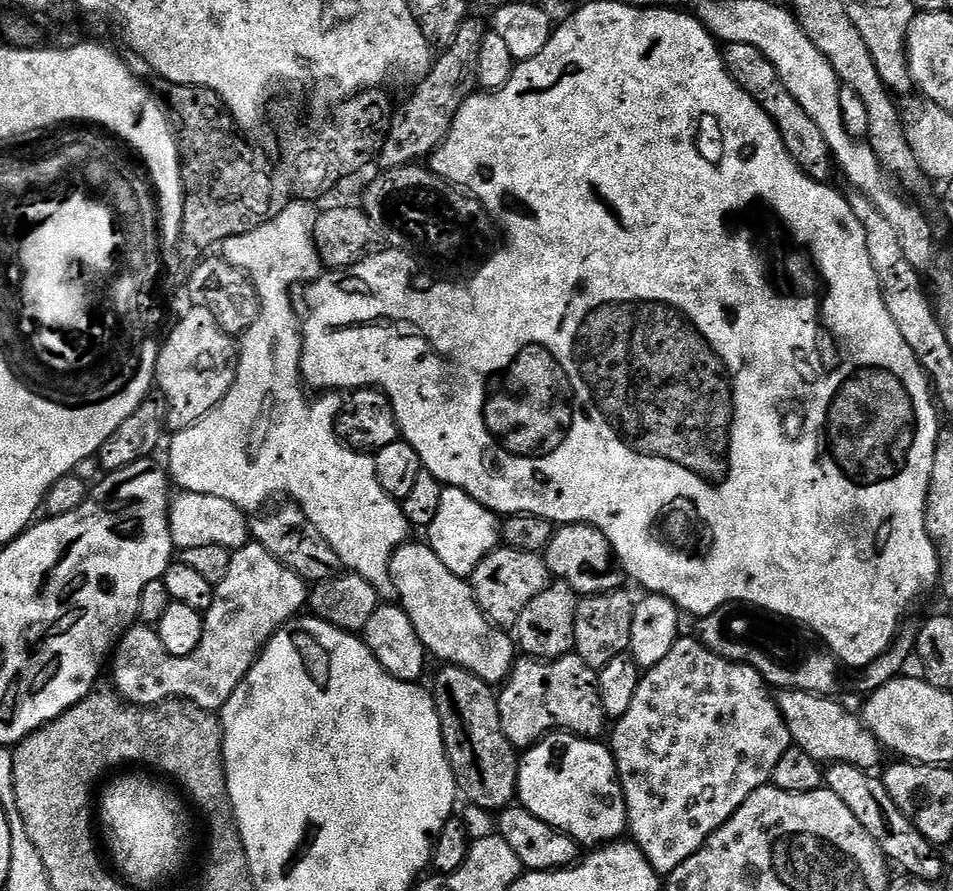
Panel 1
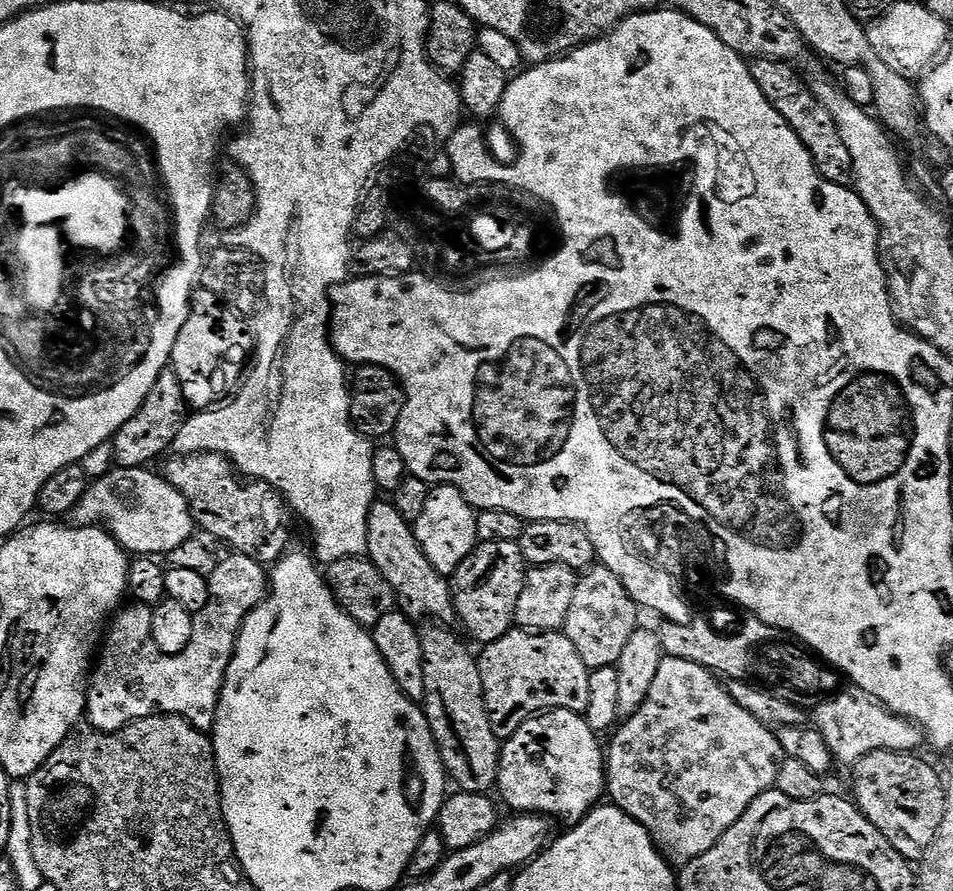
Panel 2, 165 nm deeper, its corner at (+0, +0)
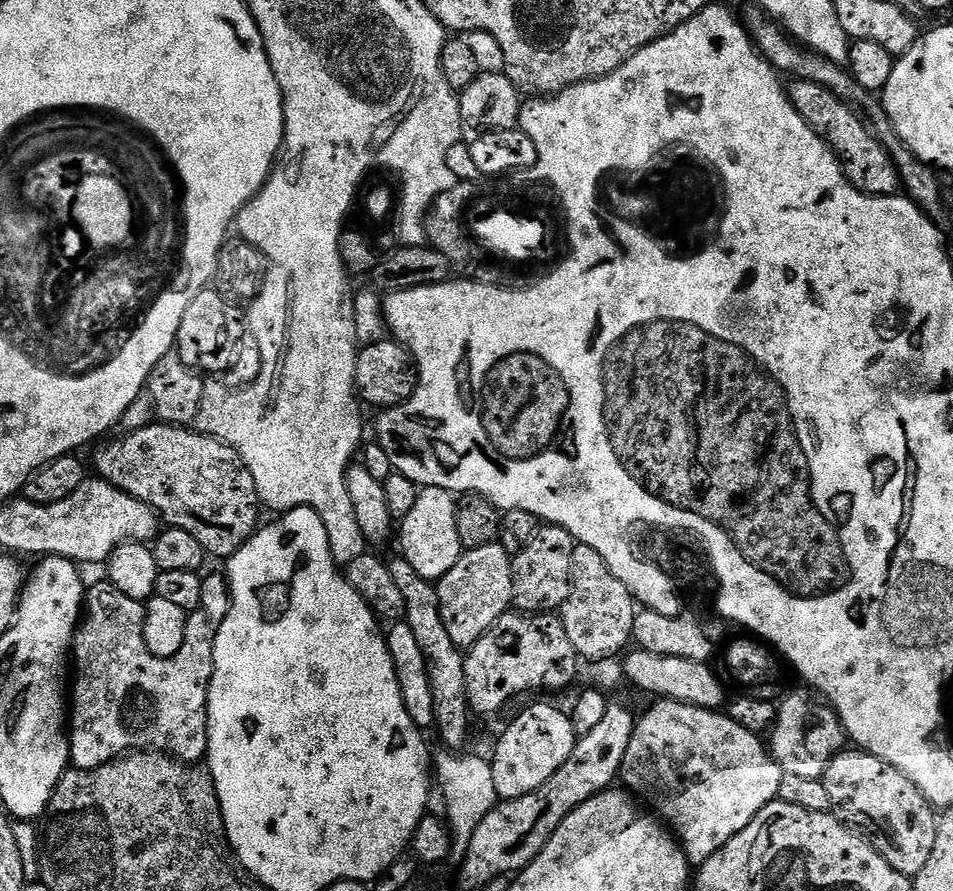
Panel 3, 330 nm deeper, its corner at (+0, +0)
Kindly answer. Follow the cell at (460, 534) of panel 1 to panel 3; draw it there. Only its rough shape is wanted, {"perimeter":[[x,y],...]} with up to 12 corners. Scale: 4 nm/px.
{"perimeter":[[421,487],[399,555],[439,582],[462,554],[457,497]]}

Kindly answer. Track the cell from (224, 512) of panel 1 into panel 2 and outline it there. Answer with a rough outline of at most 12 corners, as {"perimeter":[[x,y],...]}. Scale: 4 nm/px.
{"perimeter":[[113,467],[71,519],[140,558],[167,557],[196,520],[159,471]]}

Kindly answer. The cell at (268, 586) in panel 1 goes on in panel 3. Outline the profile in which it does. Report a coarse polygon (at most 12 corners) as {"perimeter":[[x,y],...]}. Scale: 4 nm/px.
{"perimeter":[[203,577],[186,642],[150,654],[145,605],[87,589],[72,640],[70,760],[208,755],[214,642]]}

